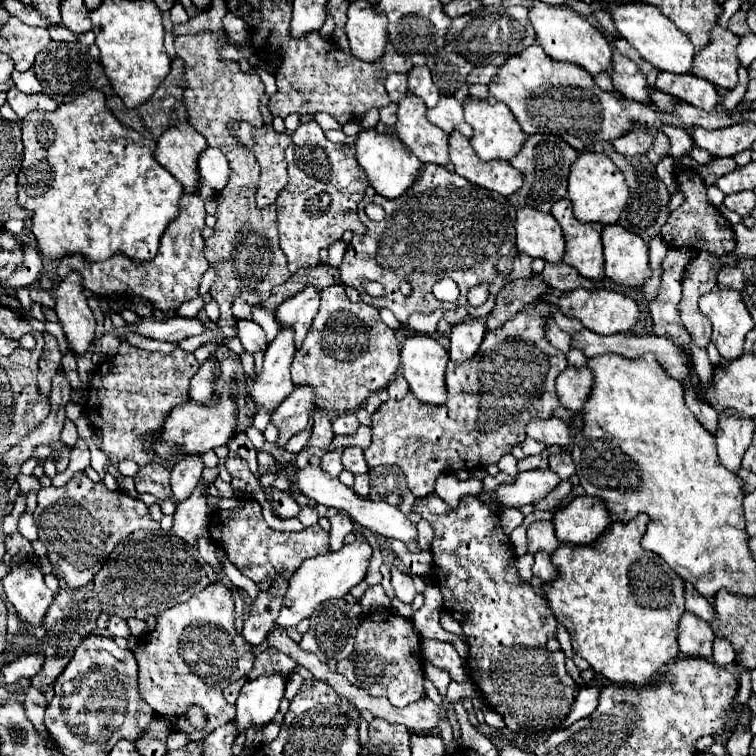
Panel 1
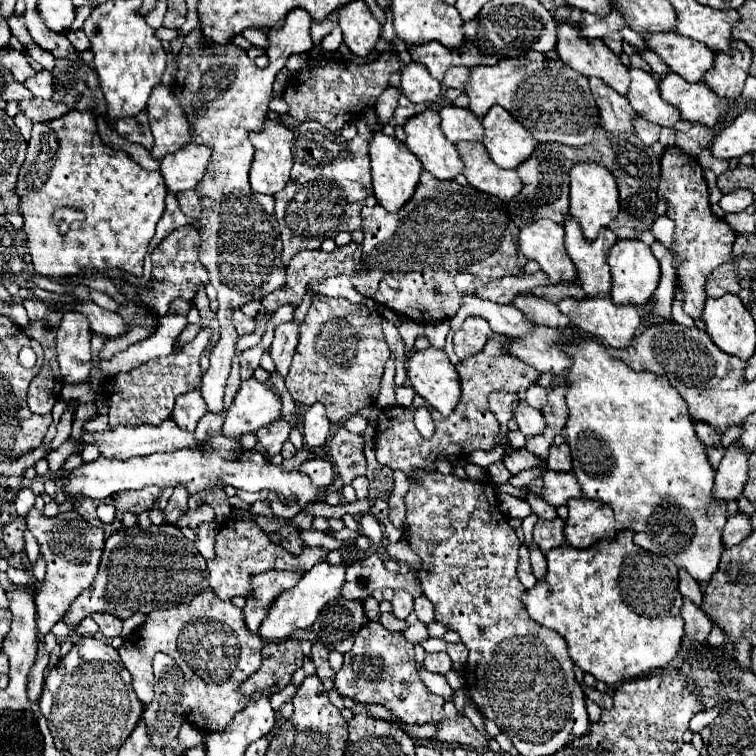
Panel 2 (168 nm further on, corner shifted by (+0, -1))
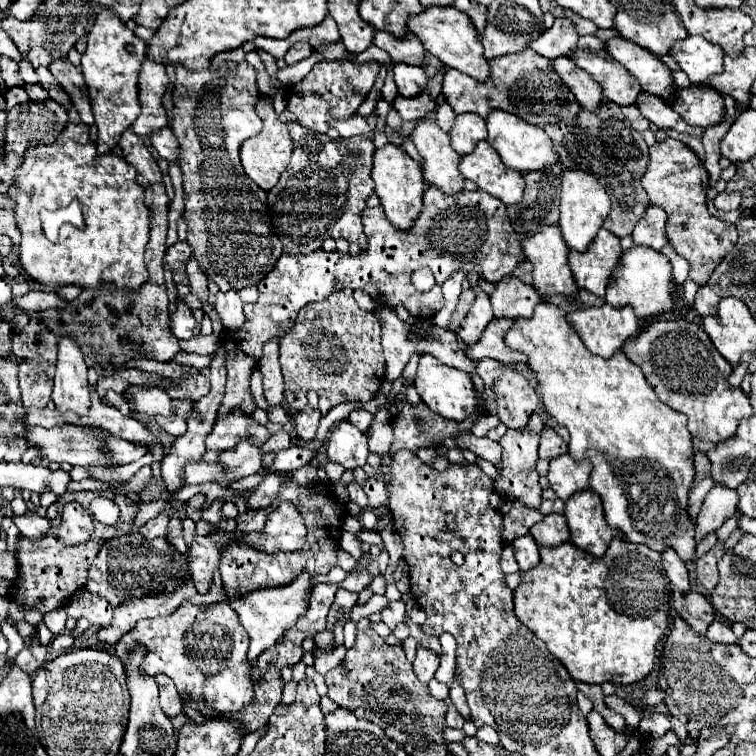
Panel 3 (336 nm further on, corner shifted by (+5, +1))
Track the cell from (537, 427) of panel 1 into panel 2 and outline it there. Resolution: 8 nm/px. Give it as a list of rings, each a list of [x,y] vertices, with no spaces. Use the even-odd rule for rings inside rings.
[[[519,401],[513,409],[515,413],[515,419],[519,423],[519,431],[525,435],[525,437],[535,437],[539,433],[543,433],[543,429],[547,427],[545,423],[545,417],[541,415],[541,411],[529,407],[525,401]]]

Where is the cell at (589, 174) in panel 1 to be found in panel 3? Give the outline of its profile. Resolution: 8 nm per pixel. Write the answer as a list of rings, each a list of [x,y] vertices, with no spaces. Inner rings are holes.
[[[566,169],[562,173],[562,195],[560,195],[560,229],[566,245],[574,251],[586,251],[588,245],[594,241],[598,229],[602,227],[604,219],[610,213],[610,197],[606,189],[596,181],[594,175]]]

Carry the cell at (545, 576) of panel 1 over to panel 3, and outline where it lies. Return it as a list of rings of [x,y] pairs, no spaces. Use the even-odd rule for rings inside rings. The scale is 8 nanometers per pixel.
[[[524,535],[524,537],[514,539],[512,549],[514,549],[516,561],[520,565],[520,571],[528,571],[528,569],[532,569],[532,567],[536,567],[540,563],[538,545],[536,545],[532,535]]]

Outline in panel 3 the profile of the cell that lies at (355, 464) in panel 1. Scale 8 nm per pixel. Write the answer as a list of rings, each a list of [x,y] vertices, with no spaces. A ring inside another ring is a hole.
[[[340,421],[328,439],[328,459],[344,465],[346,469],[356,469],[366,465],[368,439],[348,421]]]

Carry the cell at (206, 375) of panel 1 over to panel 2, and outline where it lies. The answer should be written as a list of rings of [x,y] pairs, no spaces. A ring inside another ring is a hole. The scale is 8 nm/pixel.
[[[191,389],[189,393],[183,393],[181,397],[177,397],[175,409],[173,409],[173,417],[179,423],[179,427],[193,431],[197,421],[207,413],[207,403],[203,401],[201,389]]]

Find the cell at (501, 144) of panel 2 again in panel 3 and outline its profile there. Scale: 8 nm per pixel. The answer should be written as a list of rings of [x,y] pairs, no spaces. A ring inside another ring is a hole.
[[[492,111],[486,117],[486,123],[488,123],[488,141],[498,151],[506,167],[516,169],[520,173],[528,173],[528,171],[546,171],[560,161],[550,137],[544,133],[542,127],[532,125],[506,111]]]

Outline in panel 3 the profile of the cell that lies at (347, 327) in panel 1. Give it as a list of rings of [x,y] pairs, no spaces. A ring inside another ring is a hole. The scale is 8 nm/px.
[[[340,289],[320,303],[308,303],[298,313],[296,325],[280,339],[280,367],[284,375],[284,399],[296,411],[304,407],[308,389],[314,389],[318,393],[322,415],[346,401],[370,401],[378,393],[386,371],[380,347],[380,323],[374,313],[362,311],[358,307],[352,297],[352,289]]]

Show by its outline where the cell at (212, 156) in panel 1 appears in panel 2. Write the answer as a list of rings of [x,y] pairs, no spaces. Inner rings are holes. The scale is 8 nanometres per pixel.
[[[187,145],[179,153],[171,153],[161,161],[161,173],[165,185],[171,193],[195,189],[195,185],[205,177],[211,161],[211,149],[207,145]]]

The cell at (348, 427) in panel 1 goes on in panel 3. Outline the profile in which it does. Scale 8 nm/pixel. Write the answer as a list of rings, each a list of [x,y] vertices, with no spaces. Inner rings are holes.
[[[354,409],[350,415],[348,415],[348,421],[352,423],[352,425],[356,425],[360,431],[368,431],[370,429],[370,425],[372,425],[372,419],[374,419],[374,415],[370,413],[370,411],[366,411],[366,409]]]

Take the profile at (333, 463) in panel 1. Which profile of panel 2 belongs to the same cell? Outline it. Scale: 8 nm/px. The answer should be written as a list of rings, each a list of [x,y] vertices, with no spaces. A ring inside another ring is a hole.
[[[323,457],[309,459],[299,469],[303,469],[303,473],[309,473],[309,477],[315,481],[315,485],[331,485],[333,477],[335,477],[333,465]]]

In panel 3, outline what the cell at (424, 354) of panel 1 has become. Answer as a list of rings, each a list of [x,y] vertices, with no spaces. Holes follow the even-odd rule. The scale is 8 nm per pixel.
[[[422,355],[420,357],[420,365],[418,365],[414,385],[416,385],[418,395],[422,397],[422,401],[428,405],[428,409],[434,411],[436,415],[444,417],[444,419],[452,419],[452,421],[460,423],[466,417],[470,417],[474,411],[478,411],[476,389],[474,389],[474,383],[472,383],[470,375],[464,373],[464,371],[450,369],[450,367],[438,363],[438,359],[434,359],[432,355]]]

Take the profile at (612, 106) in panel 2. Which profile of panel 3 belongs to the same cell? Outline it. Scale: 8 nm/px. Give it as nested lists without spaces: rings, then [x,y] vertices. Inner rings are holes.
[[[558,57],[552,61],[552,69],[560,75],[560,79],[566,83],[566,87],[574,93],[576,101],[584,107],[594,111],[602,103],[602,93],[598,91],[598,85],[586,71],[576,67],[570,57]]]

